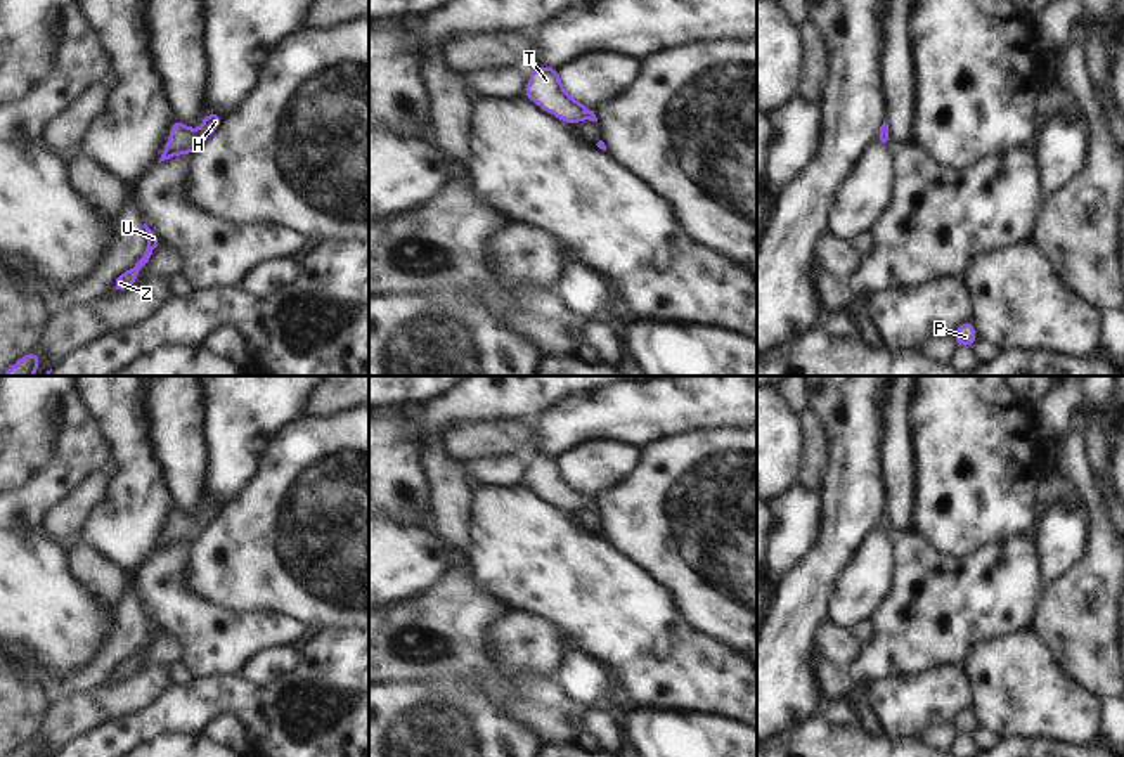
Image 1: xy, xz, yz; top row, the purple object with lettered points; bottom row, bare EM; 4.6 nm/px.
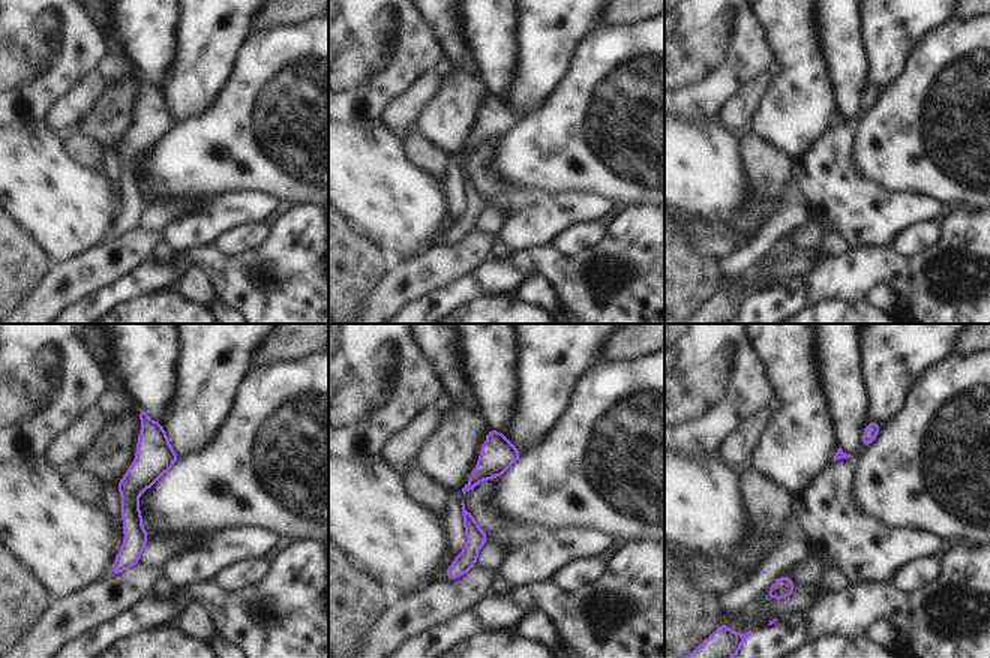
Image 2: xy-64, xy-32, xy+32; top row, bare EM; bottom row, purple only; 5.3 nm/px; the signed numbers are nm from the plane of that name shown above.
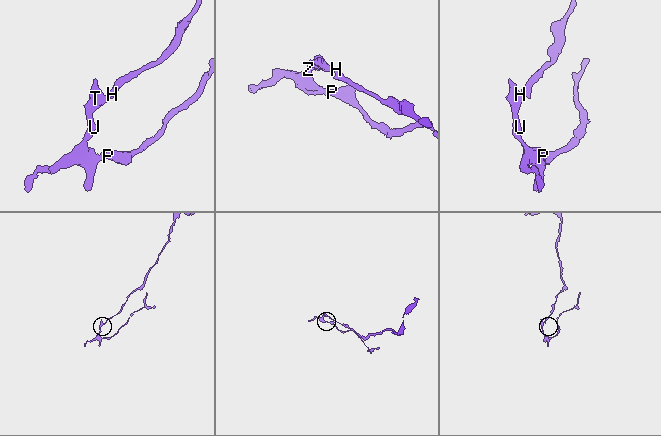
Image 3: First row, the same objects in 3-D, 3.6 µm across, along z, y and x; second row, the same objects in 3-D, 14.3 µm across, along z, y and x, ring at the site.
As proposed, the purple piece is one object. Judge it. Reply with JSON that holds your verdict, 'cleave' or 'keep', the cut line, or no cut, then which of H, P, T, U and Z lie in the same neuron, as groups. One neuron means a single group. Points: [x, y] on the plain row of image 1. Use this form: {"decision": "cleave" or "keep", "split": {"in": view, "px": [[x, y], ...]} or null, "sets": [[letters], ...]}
{"decision": "keep", "split": null, "sets": [["H", "P", "T", "U", "Z"]]}

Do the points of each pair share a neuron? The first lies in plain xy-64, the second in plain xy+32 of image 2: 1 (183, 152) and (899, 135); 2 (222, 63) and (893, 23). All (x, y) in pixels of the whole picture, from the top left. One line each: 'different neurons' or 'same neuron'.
1: same neuron
2: same neuron

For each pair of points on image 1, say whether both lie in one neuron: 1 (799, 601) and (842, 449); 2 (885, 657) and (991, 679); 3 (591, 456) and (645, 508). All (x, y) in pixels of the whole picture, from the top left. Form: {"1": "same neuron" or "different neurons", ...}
{"1": "same neuron", "2": "different neurons", "3": "different neurons"}

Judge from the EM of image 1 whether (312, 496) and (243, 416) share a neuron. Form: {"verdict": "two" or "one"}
{"verdict": "two"}

